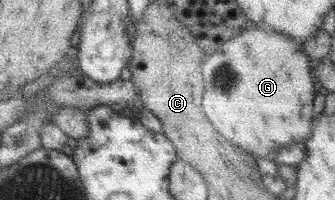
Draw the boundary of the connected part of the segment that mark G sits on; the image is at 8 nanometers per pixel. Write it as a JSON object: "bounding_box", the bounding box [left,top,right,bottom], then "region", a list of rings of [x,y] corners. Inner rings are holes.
{"bounding_box":[200,25,314,160],"region":[[[249,25],[240,34],[224,41],[207,55],[200,67],[203,94],[201,107],[207,122],[228,142],[254,158],[274,160],[276,149],[290,143],[302,143],[310,136],[314,84],[310,76],[310,59],[302,52],[302,40],[289,39],[272,30]]]}

